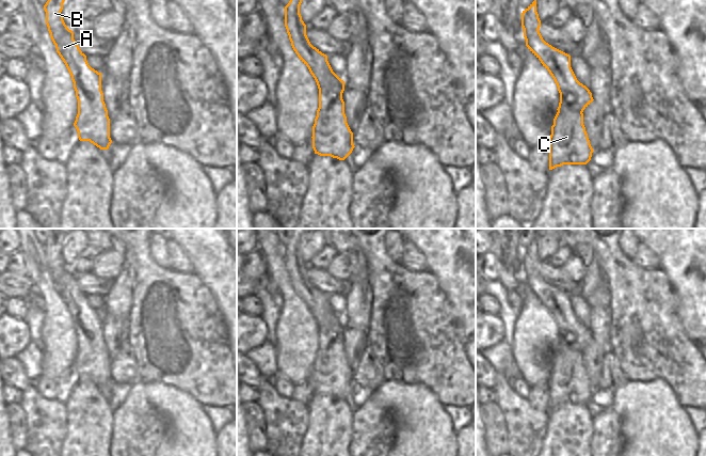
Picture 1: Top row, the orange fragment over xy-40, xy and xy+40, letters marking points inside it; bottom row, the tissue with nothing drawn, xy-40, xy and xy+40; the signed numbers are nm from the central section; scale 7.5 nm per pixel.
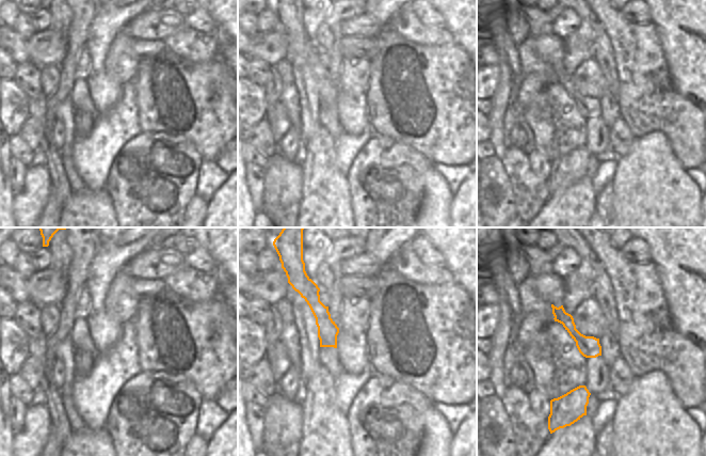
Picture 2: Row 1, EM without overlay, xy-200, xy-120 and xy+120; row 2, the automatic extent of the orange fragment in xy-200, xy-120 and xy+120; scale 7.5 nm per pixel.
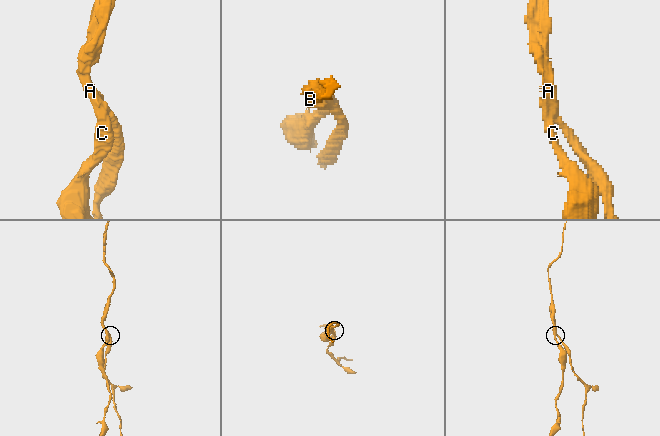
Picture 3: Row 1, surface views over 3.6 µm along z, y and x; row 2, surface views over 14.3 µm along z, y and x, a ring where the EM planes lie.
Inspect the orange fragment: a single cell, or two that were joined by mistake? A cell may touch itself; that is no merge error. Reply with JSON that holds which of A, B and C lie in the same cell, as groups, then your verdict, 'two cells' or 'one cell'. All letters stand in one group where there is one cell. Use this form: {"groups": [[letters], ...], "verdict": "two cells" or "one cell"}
{"groups": [["A", "C"], ["B"]], "verdict": "two cells"}

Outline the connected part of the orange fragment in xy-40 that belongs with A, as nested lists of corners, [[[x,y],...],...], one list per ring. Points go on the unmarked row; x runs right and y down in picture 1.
[[[71,269],[65,270],[55,287],[74,321],[78,339],[78,353],[74,365],[79,379],[90,380],[100,389],[108,389],[112,379],[110,358],[101,330],[101,312],[89,304],[86,295],[74,279]]]

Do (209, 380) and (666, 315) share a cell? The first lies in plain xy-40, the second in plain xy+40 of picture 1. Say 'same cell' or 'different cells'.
same cell

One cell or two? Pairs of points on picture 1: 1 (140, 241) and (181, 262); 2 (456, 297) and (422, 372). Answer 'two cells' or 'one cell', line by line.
1: two cells
2: two cells

